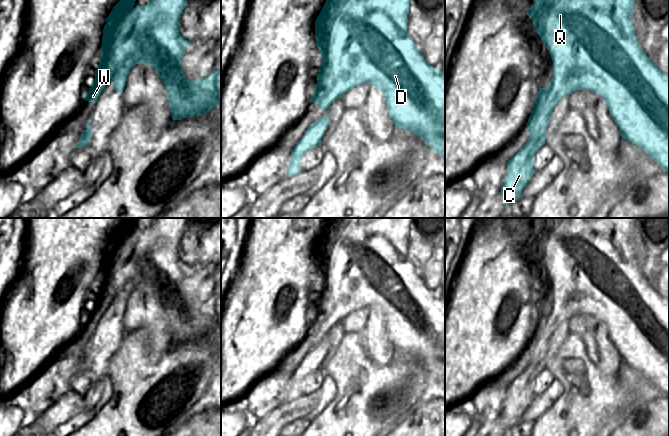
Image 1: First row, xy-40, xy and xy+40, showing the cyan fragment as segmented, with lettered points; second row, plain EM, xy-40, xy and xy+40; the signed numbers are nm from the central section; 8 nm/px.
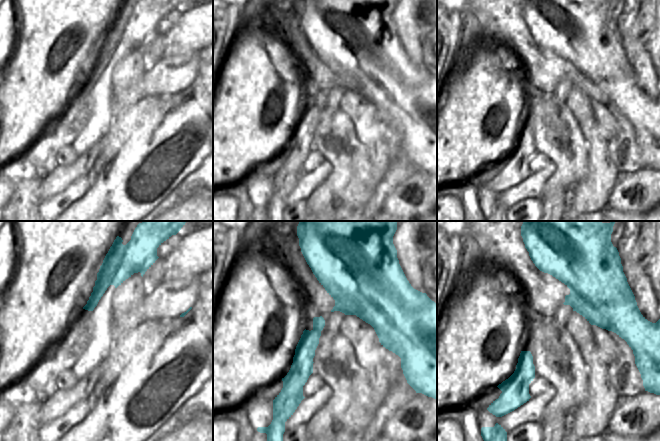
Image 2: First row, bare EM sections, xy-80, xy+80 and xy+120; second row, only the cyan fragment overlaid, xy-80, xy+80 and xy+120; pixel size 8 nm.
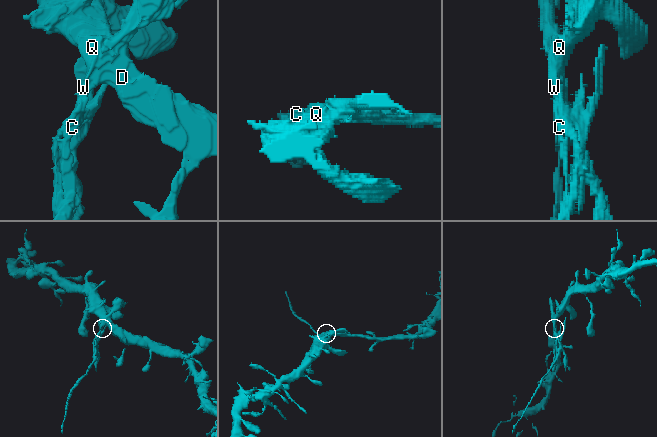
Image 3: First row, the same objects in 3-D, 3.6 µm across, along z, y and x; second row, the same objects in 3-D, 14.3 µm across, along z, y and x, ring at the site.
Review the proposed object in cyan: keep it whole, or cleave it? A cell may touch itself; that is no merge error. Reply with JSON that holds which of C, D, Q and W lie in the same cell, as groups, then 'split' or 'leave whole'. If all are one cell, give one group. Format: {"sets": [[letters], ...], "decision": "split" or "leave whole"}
{"sets": [["C"], ["D", "Q", "W"]], "decision": "split"}

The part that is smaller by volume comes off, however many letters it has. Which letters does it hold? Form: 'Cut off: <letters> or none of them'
Cut off: C

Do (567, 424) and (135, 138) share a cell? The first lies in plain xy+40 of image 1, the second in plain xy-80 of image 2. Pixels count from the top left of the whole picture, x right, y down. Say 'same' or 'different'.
same

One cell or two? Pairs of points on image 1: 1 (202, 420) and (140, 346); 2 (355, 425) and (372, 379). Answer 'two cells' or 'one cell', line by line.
1: two cells
2: one cell

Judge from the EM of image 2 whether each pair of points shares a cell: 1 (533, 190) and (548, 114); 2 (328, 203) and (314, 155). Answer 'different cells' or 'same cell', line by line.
1: different cells
2: different cells

